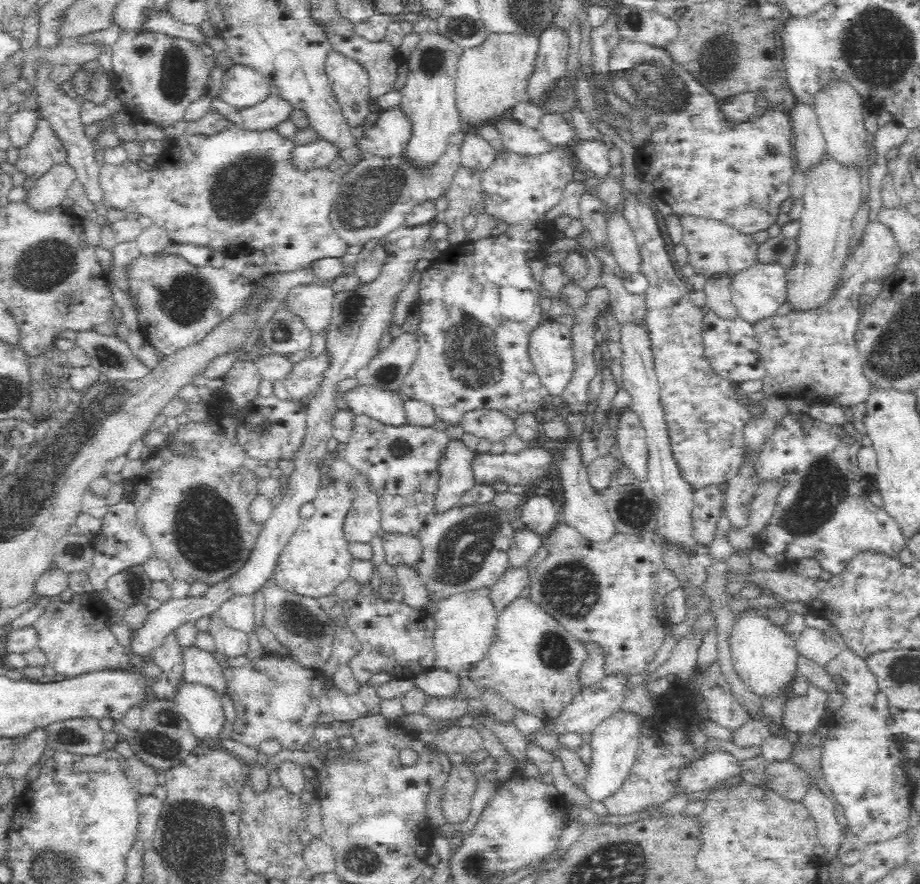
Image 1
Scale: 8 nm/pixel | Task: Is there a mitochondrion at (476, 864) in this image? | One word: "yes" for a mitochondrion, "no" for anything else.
yes

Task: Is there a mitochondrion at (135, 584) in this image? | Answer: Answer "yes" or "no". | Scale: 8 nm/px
yes

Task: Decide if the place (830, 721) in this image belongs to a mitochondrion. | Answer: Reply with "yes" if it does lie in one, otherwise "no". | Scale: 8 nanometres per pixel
no

